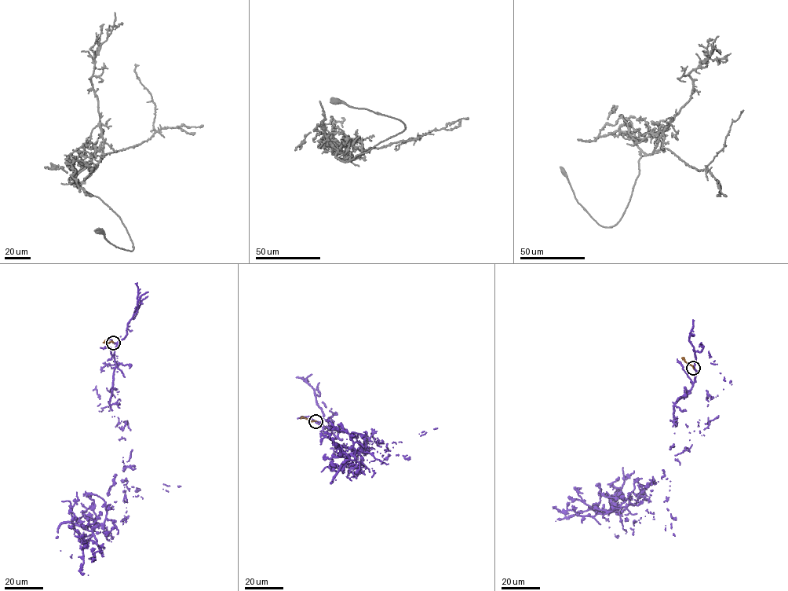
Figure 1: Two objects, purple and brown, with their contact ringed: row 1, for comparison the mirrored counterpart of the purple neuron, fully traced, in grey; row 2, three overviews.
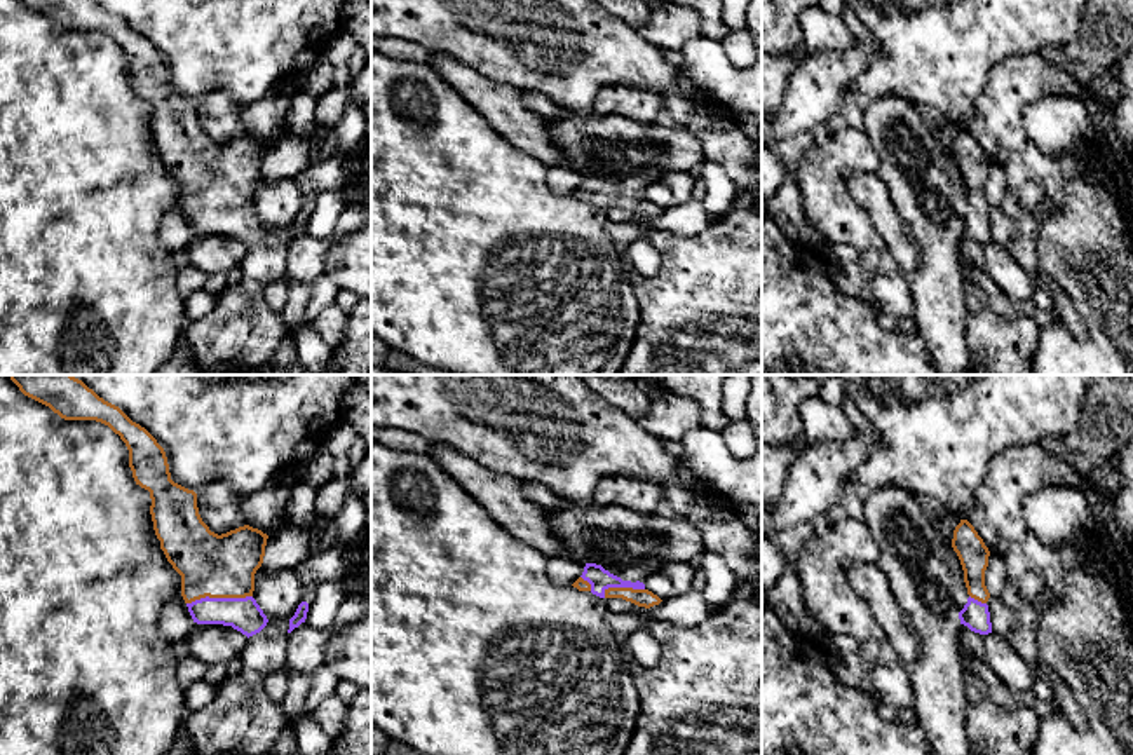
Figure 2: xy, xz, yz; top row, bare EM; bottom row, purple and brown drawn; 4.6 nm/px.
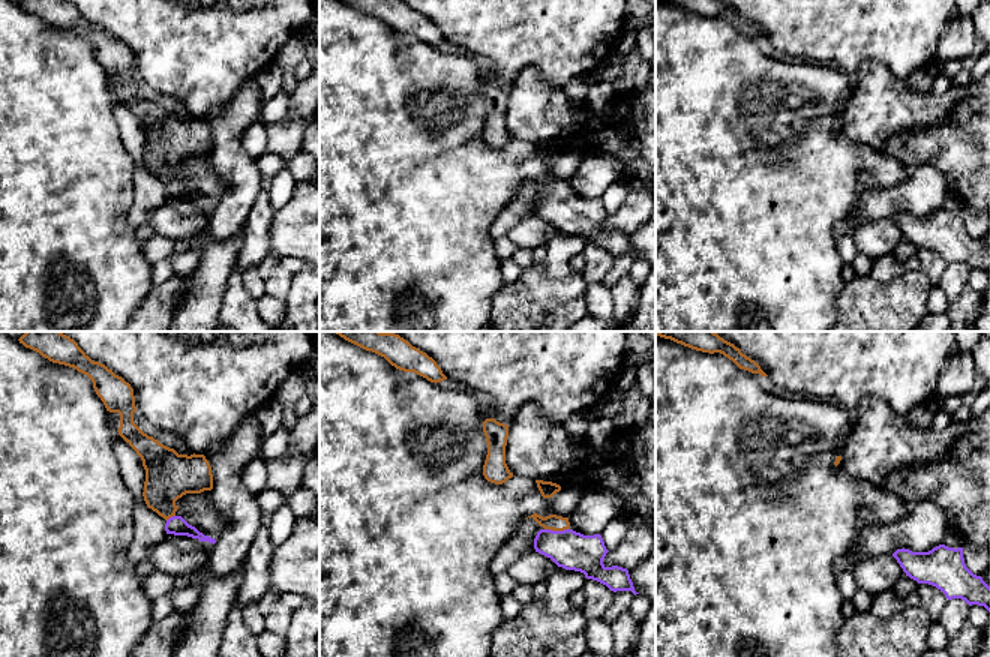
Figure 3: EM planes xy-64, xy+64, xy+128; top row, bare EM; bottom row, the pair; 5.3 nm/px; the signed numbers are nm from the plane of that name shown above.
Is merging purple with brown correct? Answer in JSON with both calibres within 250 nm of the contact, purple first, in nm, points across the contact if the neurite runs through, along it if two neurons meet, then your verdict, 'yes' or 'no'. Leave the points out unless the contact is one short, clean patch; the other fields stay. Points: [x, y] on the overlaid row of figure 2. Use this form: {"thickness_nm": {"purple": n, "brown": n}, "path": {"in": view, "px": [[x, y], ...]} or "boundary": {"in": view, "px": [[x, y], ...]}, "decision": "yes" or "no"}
{"thickness_nm": {"purple": 160, "brown": 300}, "path": {"in": "xy", "px": [[243, 614], [227, 598], [218, 598], [217, 571], [213, 565]]}, "decision": "yes"}

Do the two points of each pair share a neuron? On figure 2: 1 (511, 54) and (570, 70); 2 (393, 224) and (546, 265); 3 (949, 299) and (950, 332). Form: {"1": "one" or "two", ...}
{"1": "one", "2": "one", "3": "one"}

